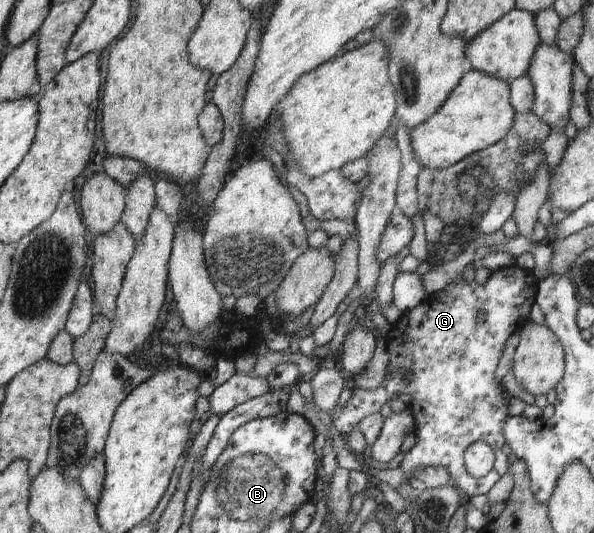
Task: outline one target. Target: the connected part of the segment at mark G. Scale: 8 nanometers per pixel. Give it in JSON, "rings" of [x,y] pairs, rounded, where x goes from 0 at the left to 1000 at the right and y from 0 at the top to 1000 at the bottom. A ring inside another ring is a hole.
{"rings":[[[864,493],[857,501],[825,510],[820,527],[811,533],[801,527],[786,531],[773,518],[742,542],[737,557],[729,561],[724,555],[712,561],[702,574],[677,587],[660,608],[660,617],[650,623],[653,681],[643,720],[623,734],[594,726],[593,743],[584,758],[577,765],[564,764],[556,773],[564,803],[581,820],[598,807],[614,782],[638,775],[643,758],[662,739],[685,739],[692,747],[685,765],[692,769],[700,795],[695,807],[700,831],[673,871],[687,906],[704,921],[761,908],[768,916],[776,916],[791,932],[820,927],[859,876],[854,871],[854,856],[843,846],[847,833],[852,831],[847,797],[857,780],[857,749],[848,741],[845,720],[833,711],[833,690],[857,630],[874,623],[879,604],[891,597],[892,580],[902,567],[906,527],[907,522],[896,508],[879,505]],[[808,583],[816,585],[813,604],[806,600]],[[685,698],[695,698],[695,713],[682,711]],[[803,826],[820,829],[837,856],[833,878],[805,899],[786,886],[779,863],[783,842]]]}

